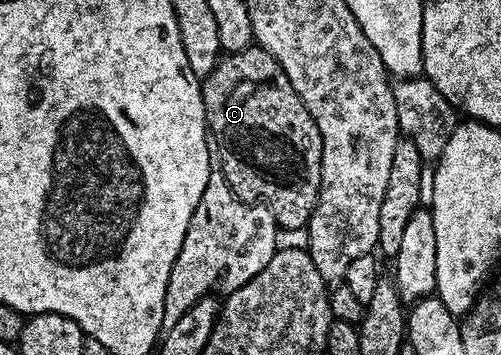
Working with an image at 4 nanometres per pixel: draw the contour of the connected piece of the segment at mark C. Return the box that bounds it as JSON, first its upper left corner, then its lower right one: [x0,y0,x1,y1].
[201,46,323,228]

